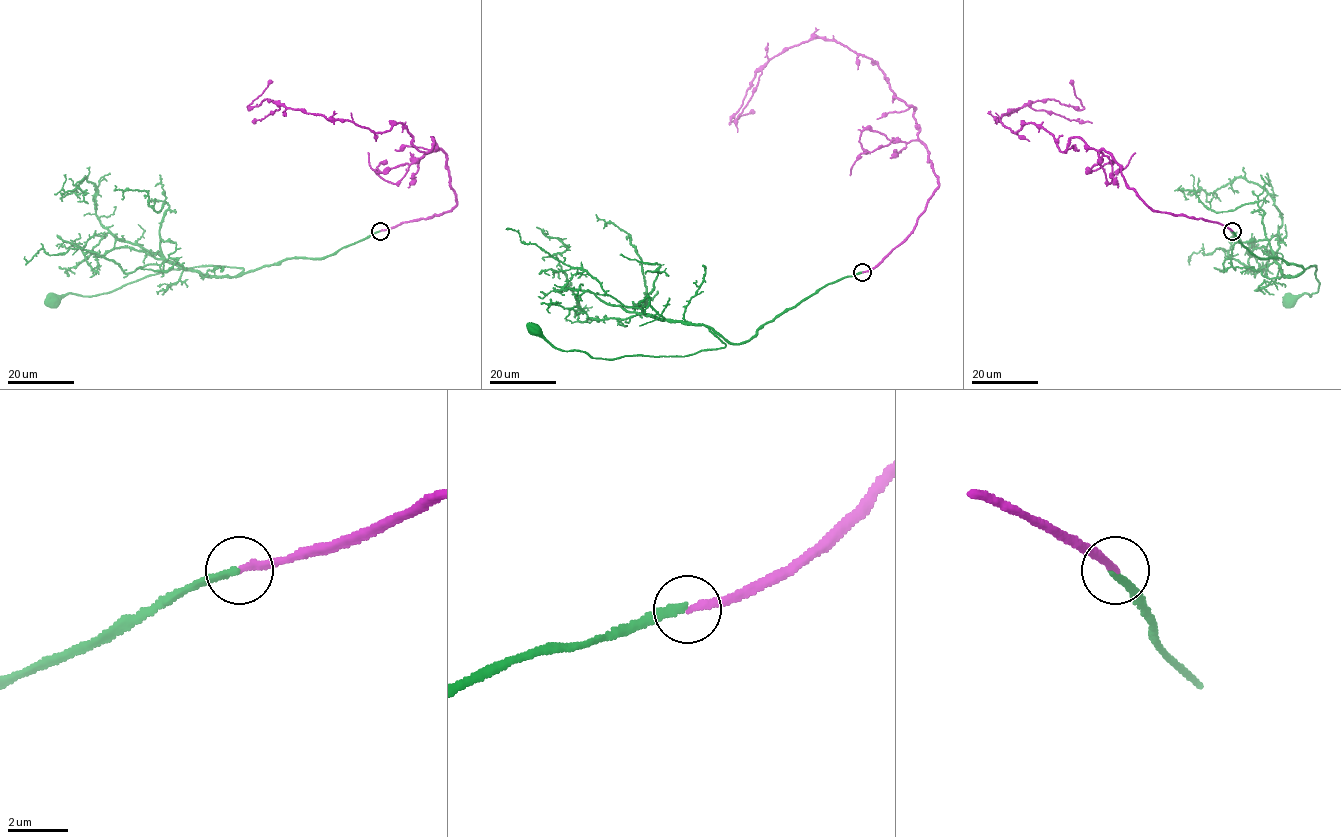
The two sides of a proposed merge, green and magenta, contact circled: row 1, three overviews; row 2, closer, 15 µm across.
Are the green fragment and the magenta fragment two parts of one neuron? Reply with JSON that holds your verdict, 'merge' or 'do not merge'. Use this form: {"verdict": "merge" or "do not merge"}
{"verdict": "merge"}

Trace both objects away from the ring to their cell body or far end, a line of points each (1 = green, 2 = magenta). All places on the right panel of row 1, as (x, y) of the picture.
1: (1232, 231), (1257, 257), (1300, 266), (1303, 271), (1295, 276), (1316, 266), (1318, 291), (1291, 299)
2: (1232, 231), (1156, 212), (1078, 137), (1061, 151), (1041, 127), (997, 120), (1050, 99), (1082, 109), (1070, 79)

